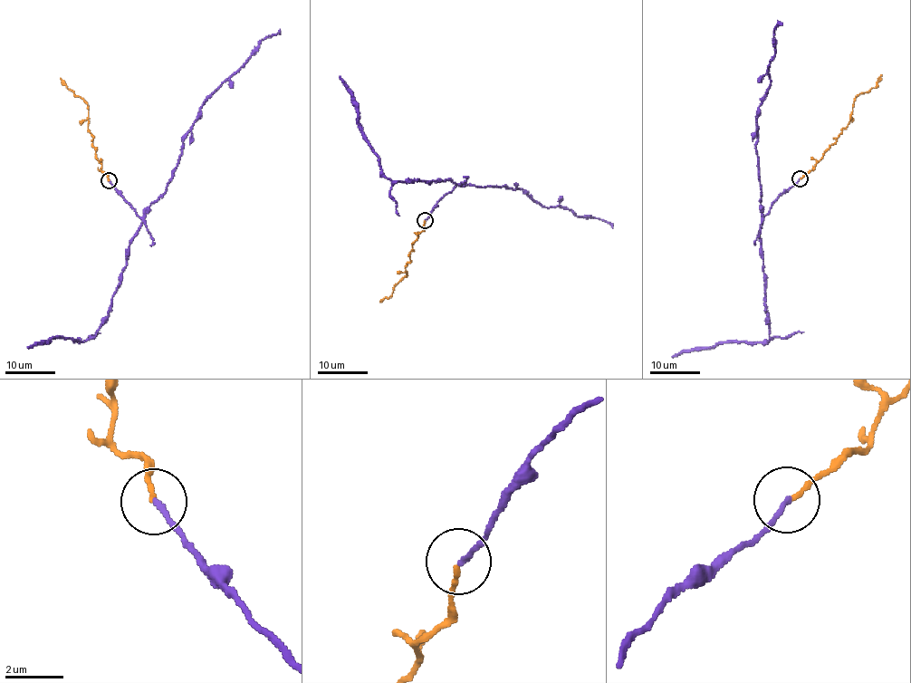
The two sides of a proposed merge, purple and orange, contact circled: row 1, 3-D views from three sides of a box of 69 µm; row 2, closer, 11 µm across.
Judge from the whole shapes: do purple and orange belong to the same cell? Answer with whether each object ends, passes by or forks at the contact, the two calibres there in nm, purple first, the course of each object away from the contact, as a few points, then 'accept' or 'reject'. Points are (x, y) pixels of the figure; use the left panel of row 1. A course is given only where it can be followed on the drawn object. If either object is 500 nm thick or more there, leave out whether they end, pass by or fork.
purple ends | orange ends | 170/170 nm | purple via (109, 180), (142, 220), (129, 245), (127, 265), (108, 319), (94, 336), (81, 341), (53, 337), (27, 348) | orange via (109, 180), (97, 160), (93, 136), (88, 128), (87, 103), (60, 78) | reject

